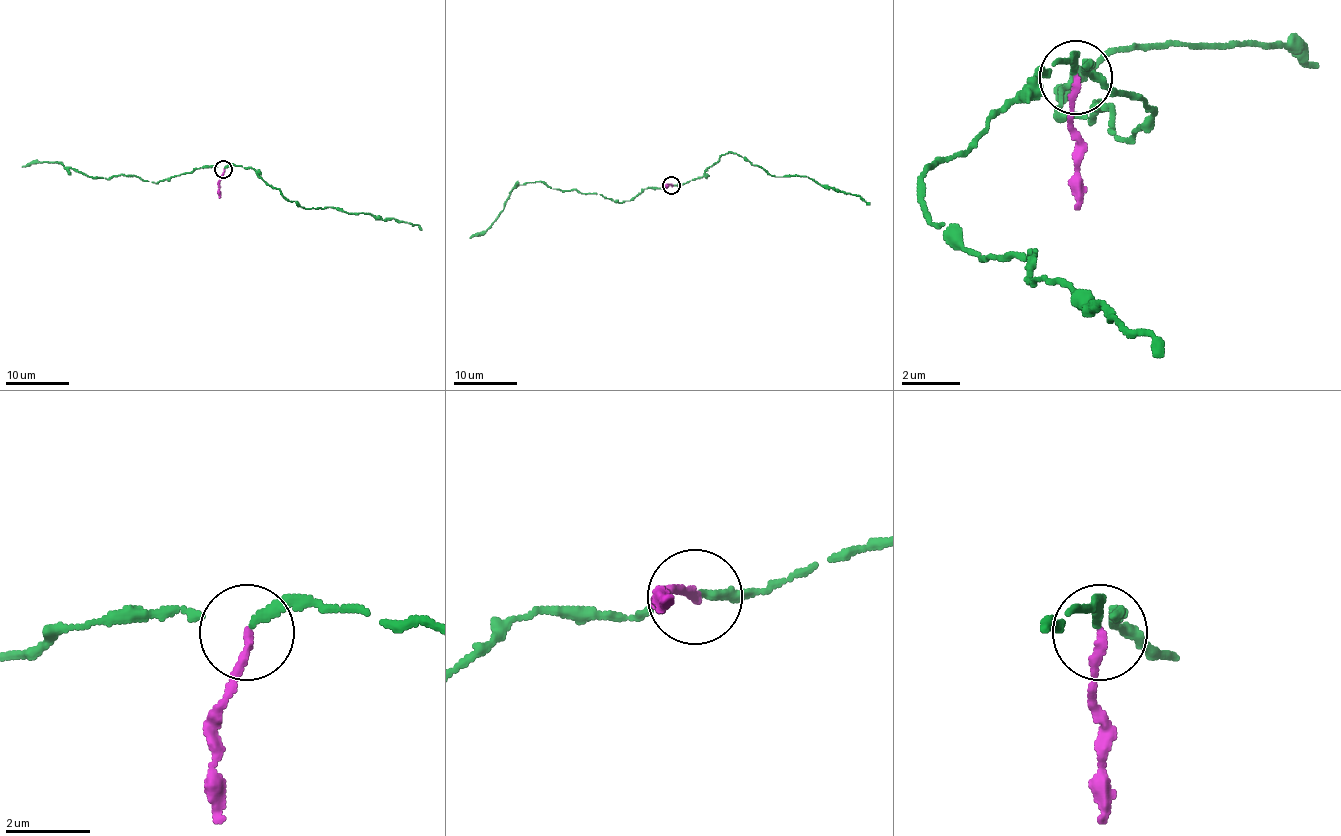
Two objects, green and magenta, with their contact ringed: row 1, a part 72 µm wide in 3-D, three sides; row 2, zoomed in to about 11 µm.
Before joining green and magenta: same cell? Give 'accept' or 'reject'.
reject

